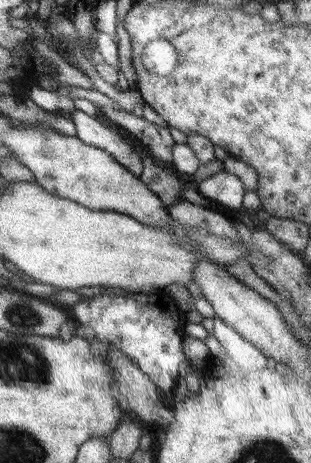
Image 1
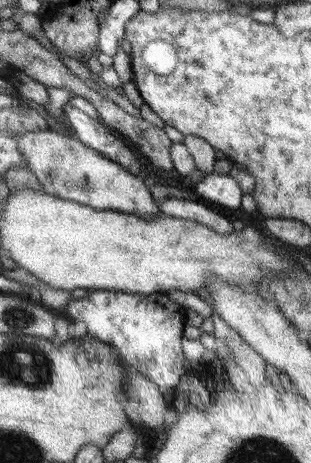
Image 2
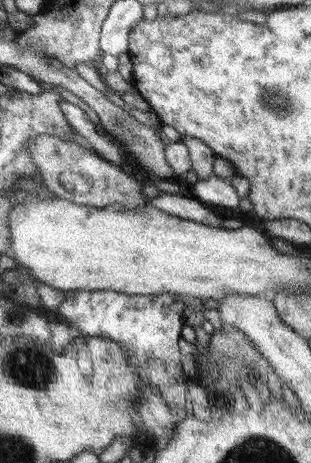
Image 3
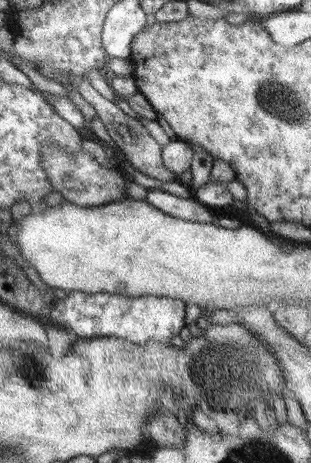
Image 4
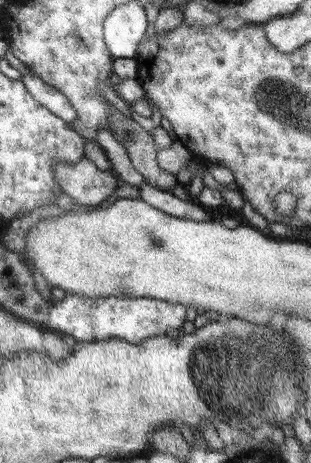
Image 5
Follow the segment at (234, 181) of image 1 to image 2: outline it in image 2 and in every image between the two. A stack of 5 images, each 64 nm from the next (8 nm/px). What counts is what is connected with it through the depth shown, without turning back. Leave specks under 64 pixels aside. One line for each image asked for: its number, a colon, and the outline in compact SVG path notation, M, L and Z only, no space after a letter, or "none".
2: M207 174L201 182L195 184L195 196L199 202L211 202L217 204L221 208L227 210L237 210L241 208L241 190L235 184L235 180L231 180L229 174Z

